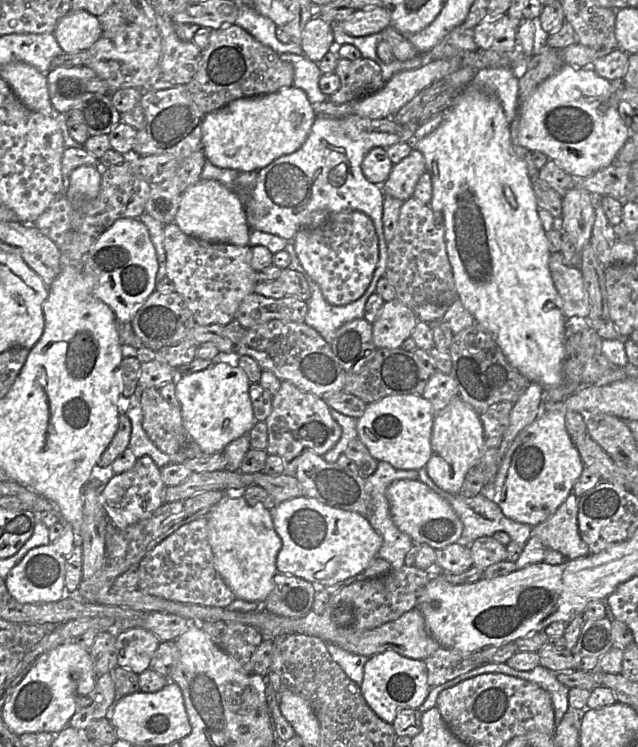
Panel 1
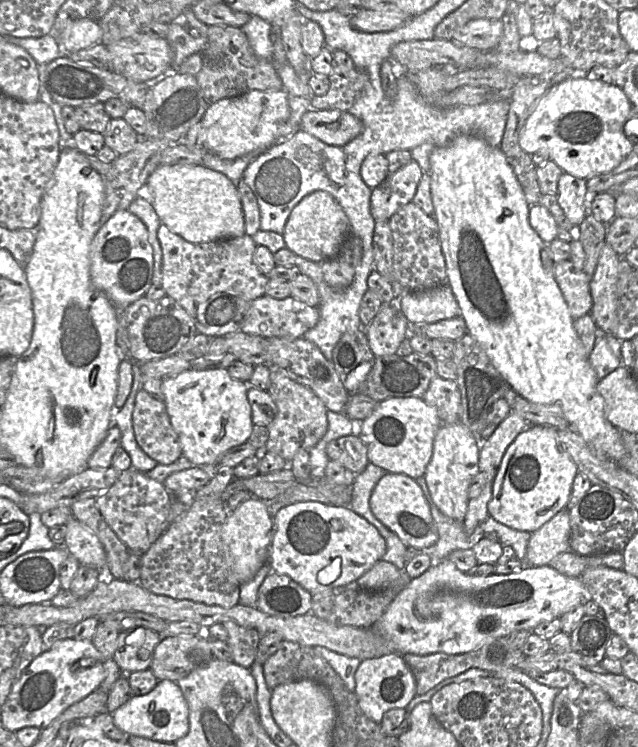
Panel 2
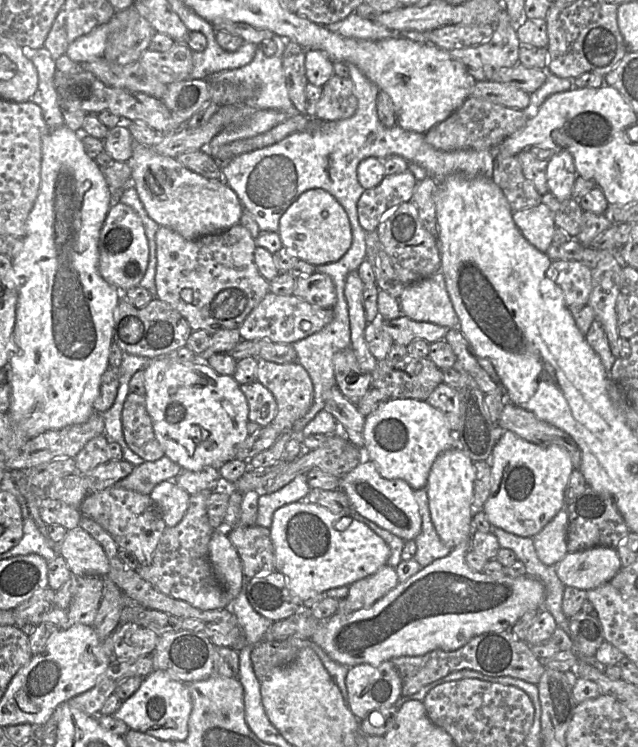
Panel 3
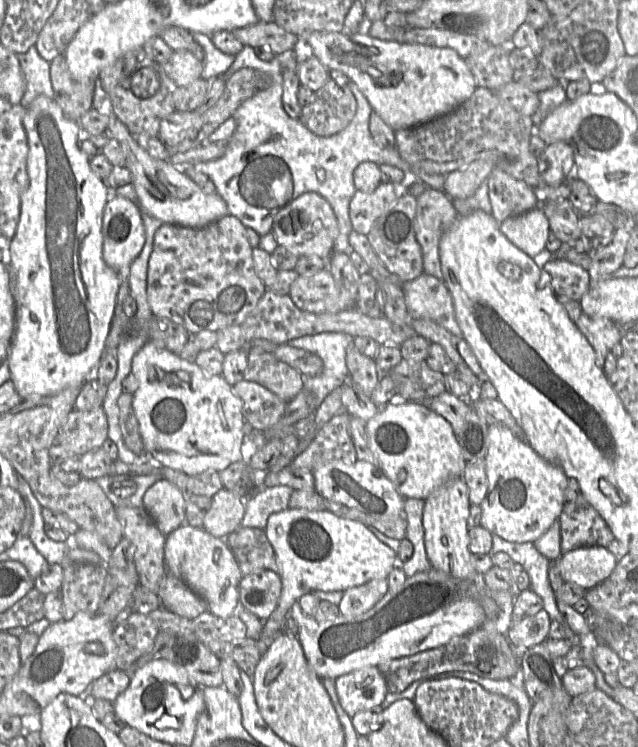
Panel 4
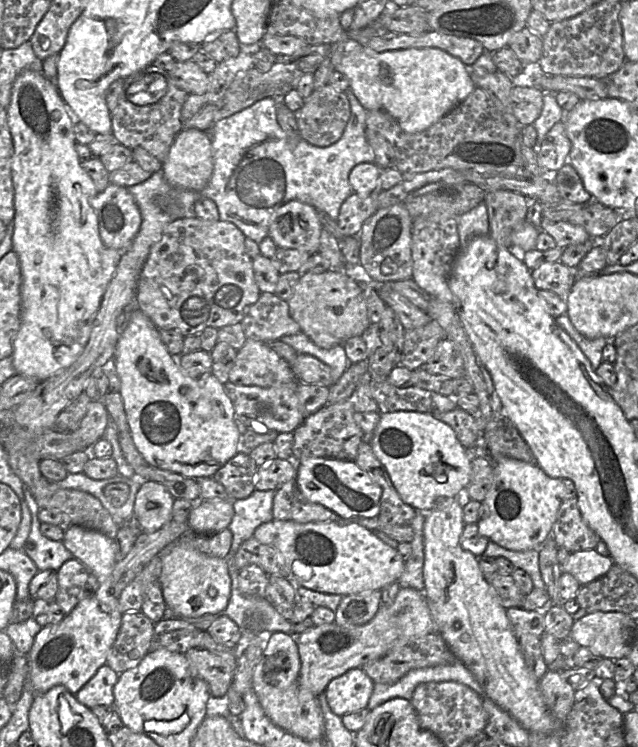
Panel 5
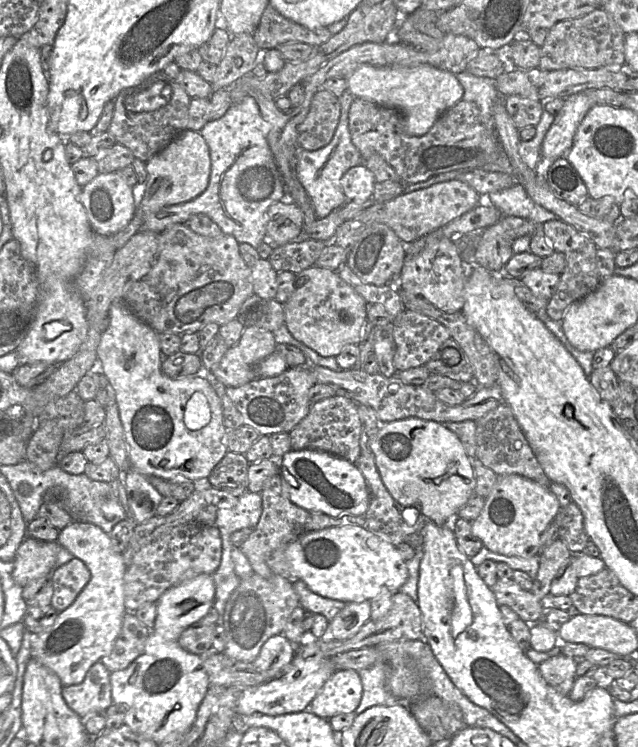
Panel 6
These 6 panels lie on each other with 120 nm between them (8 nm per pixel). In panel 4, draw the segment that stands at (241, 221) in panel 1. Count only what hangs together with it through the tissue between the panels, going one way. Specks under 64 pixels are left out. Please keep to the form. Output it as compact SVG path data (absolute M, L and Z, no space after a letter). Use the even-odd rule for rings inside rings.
M113 113L109 116L107 132L121 145L125 154L125 166L131 173L131 183L139 202L151 216L164 224L202 228L229 215L226 202L217 192L204 193L191 178L175 168L171 162L152 158L137 144L127 127Z

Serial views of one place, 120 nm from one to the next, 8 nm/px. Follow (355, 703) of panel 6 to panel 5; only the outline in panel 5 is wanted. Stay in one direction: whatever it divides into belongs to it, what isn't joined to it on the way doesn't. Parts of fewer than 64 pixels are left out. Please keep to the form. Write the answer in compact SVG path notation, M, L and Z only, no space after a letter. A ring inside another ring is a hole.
M353 668L330 681L324 694L331 711L339 716L367 707L374 681L361 668Z

